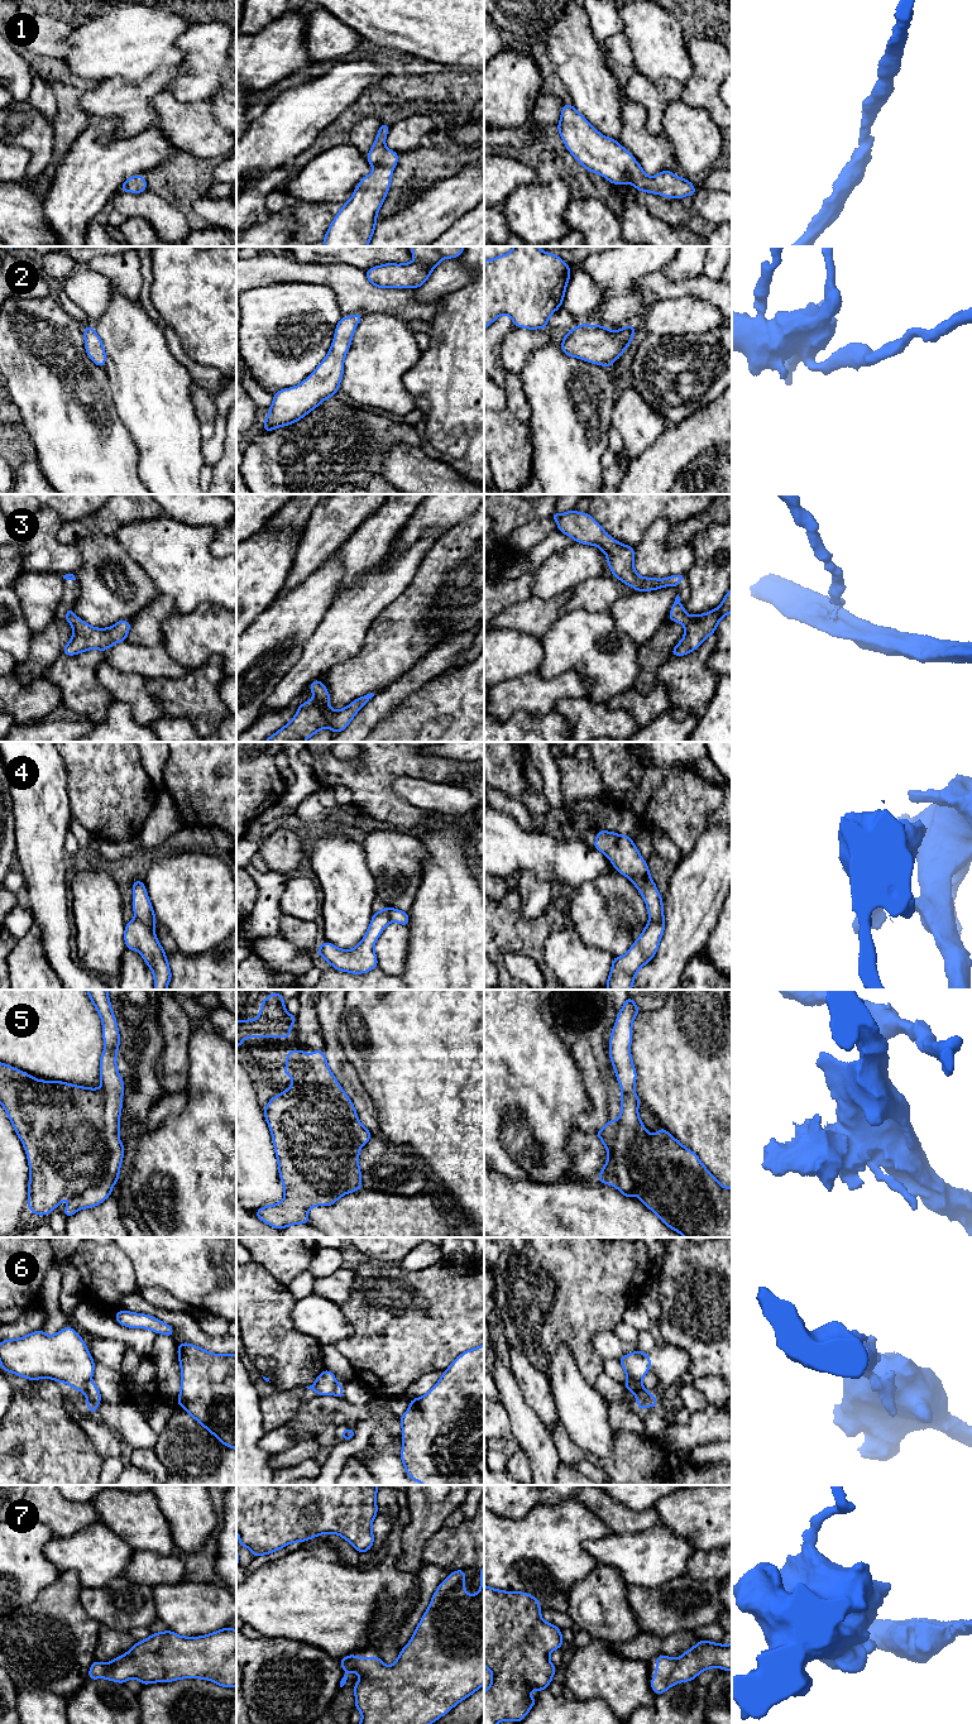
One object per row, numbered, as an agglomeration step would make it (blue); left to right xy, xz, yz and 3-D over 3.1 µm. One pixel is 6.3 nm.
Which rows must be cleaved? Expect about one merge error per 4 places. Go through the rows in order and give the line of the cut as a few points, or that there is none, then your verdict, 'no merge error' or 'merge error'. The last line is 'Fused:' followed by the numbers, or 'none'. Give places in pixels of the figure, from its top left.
1: cut none; no merge error
2: cut none; no merge error
3: cut none; no merge error
4: cut xy (135, 916), (153, 933); merge error
5: cut none; no merge error
6: cut yz (640, 1382), (635, 1393); merge error
7: cut none; no merge error
Fused: 4, 6

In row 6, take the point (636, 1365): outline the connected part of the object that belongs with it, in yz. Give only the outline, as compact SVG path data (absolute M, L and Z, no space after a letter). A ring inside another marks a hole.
M640 1349L635 1352L627 1354L619 1359L624 1373L627 1374L627 1381L623 1385L633 1394L636 1394L636 1387L651 1368L650 1355L642 1354Z

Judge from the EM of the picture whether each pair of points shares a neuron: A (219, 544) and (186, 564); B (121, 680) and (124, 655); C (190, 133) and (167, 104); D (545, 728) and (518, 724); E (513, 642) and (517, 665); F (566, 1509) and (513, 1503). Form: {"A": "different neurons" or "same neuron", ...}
{"A": "different neurons", "B": "different neurons", "C": "same neuron", "D": "same neuron", "E": "same neuron", "F": "different neurons"}

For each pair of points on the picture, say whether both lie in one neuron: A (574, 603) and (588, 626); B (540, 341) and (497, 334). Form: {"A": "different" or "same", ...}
{"A": "different", "B": "different"}

